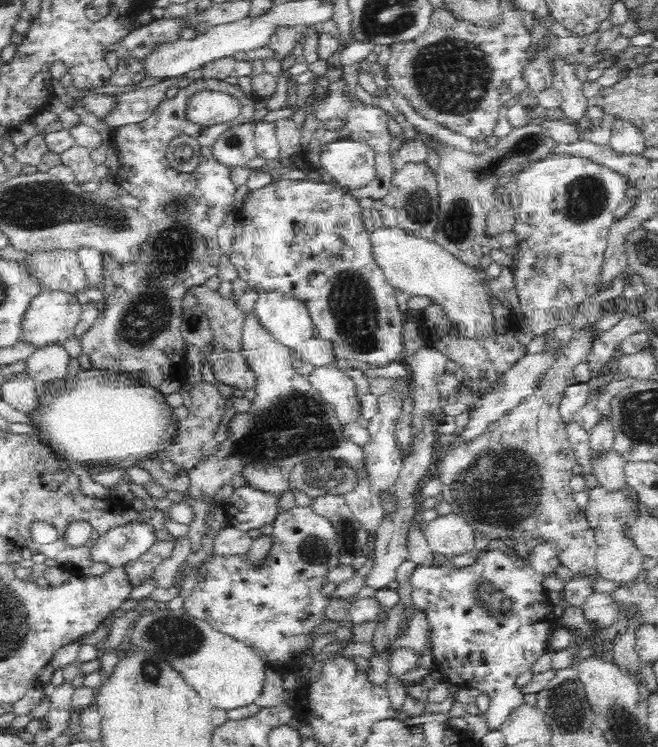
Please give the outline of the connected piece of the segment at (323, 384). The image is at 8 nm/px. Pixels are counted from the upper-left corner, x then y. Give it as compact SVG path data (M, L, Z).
M322 364L316 366L307 377L321 399L333 407L335 416L343 426L359 416L355 383L344 369Z

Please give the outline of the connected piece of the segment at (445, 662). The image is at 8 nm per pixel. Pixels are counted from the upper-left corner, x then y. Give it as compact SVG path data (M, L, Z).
M545 542L531 549L525 560L527 563L518 567L512 557L490 551L479 554L475 563L467 567L417 566L408 580L413 604L428 615L429 643L435 668L453 687L475 688L489 696L490 704L484 715L490 731L499 730L502 722L523 703L524 693L514 682L521 673L530 671L536 659L543 654L550 628L556 622L556 618L548 615L551 600L541 582L555 572L559 565L558 554Z

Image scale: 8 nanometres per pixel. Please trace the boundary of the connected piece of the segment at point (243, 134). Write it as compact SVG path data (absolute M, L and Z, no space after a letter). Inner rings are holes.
M248 122L221 132L210 146L211 158L230 170L247 168L248 162L258 156L252 134L253 125Z

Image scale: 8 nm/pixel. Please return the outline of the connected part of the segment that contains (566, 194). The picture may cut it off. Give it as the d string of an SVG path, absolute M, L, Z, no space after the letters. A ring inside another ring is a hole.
M550 155L542 160L531 162L521 171L521 173L516 174L516 186L518 187L520 200L517 220L514 223L513 231L516 234L517 240L515 248L519 250L519 253L514 256L515 264L512 266L512 269L515 274L514 282L519 294L519 308L517 312L521 320L521 327L526 330L528 329L534 334L534 338L536 338L536 336L546 335L548 330L556 328L558 324L566 324L570 322L576 314L575 307L577 304L584 300L584 298L591 296L592 292L594 292L594 287L592 286L598 282L598 274L600 274L600 268L602 268L602 264L604 264L604 255L605 250L607 249L607 234L615 222L613 218L614 211L618 210L620 204L624 202L624 198L626 198L626 190L628 190L630 185L625 176L606 168L601 164L596 164L591 160L566 155Z

